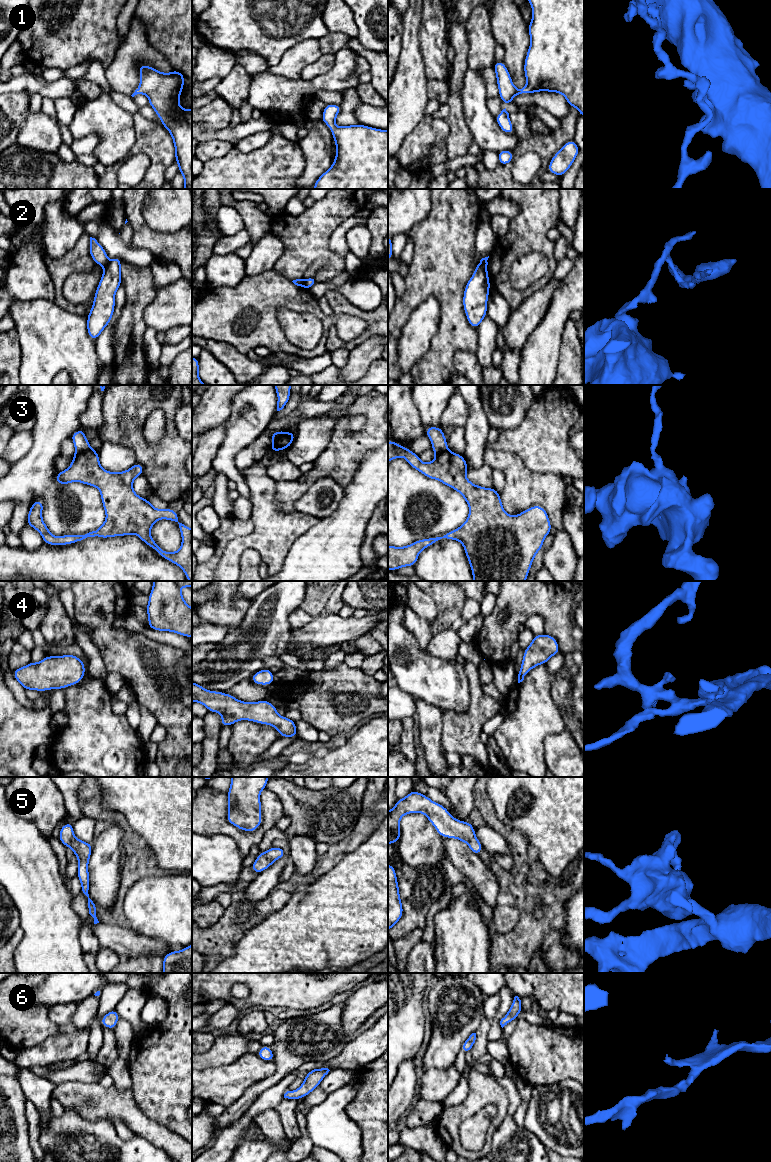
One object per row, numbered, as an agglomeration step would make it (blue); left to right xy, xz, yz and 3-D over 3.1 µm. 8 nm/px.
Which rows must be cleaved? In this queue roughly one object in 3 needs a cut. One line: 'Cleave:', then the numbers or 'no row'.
Cleave: 2, 3

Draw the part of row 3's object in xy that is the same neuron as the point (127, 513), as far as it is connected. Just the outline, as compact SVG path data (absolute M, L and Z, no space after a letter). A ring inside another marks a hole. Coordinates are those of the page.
M88 449L73 456L71 465L58 472L55 481L60 485L80 482L99 489L102 505L106 513L105 522L95 531L85 535L66 534L56 537L50 533L42 519L43 501L36 500L30 507L27 525L37 530L44 543L60 546L79 542L87 537L110 538L116 536L137 535L154 549L160 557L176 564L192 581L192 529L178 520L178 512L170 508L157 509L149 499L141 498L133 490L133 480L143 475L140 463L122 472L110 472L103 469L98 452ZM160 519L174 521L182 536L181 547L177 552L166 552L151 537L151 528Z

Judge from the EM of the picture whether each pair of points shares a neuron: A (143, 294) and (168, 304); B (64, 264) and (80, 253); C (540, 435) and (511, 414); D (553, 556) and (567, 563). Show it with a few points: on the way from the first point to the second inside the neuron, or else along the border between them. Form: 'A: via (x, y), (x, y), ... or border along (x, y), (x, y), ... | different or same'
A: border along (157, 291), (153, 301), (144, 311), (143, 319) | different
B: via (68, 264), (76, 257) | same
C: border along (532, 400), (524, 419), (516, 427), (502, 432) | different
D: via (556, 558), (564, 561) | same

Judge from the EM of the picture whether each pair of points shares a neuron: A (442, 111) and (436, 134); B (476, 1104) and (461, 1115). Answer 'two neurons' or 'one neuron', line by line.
A: two neurons
B: one neuron

